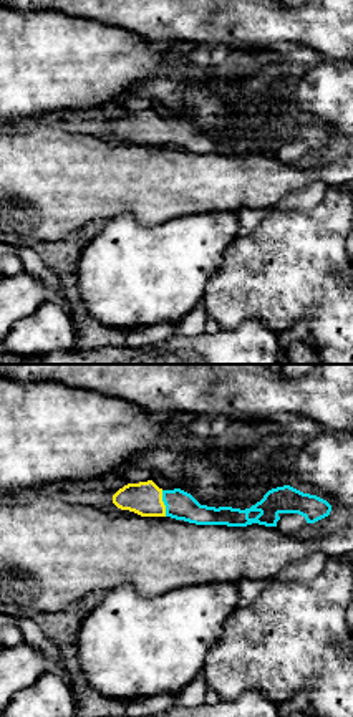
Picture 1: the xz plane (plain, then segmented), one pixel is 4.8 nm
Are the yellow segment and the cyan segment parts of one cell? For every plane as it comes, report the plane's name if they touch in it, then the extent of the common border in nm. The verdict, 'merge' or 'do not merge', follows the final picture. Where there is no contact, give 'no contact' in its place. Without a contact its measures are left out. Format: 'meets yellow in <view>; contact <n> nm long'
meets yellow in xz; contact 130 nm long

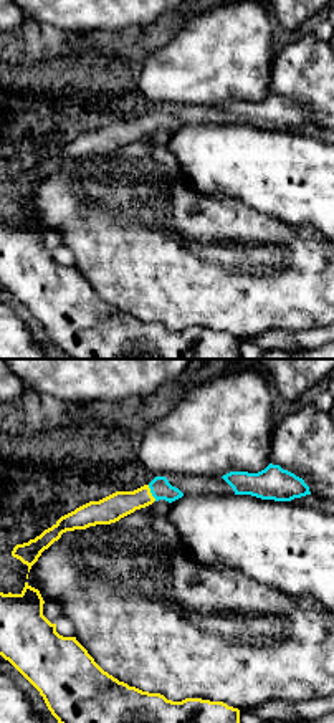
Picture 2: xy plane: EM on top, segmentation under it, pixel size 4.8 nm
meets yellow in xy; contact 90 nm long

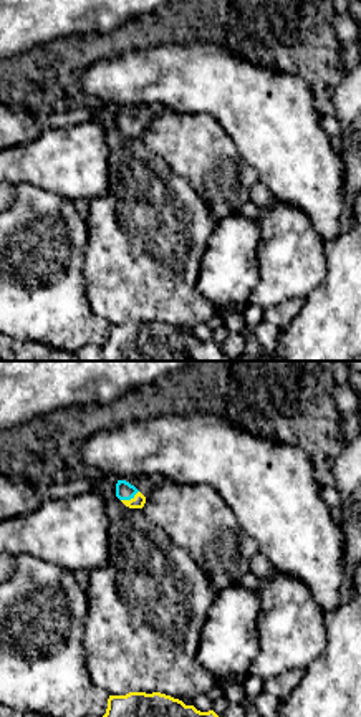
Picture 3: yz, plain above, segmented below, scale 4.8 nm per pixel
meets yellow in yz; contact 100 nm long

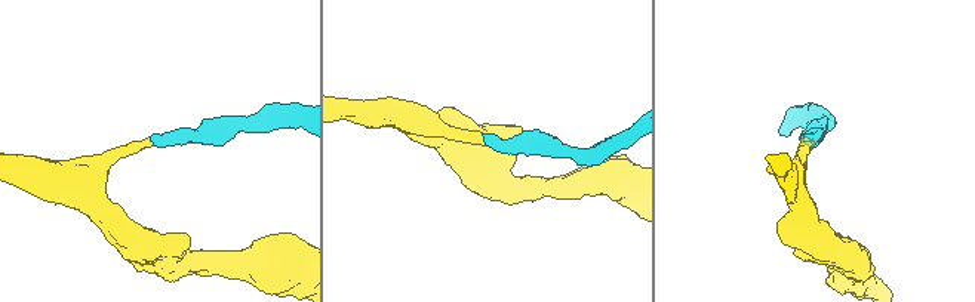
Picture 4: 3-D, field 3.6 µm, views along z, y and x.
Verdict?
merge

